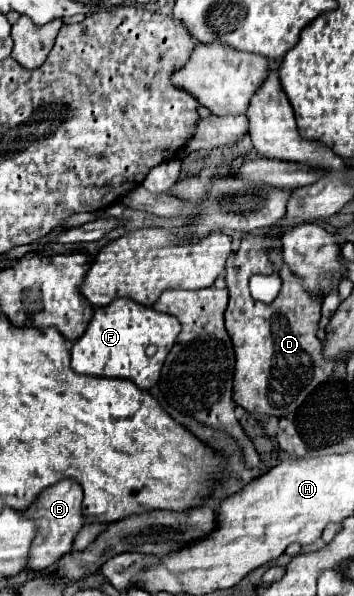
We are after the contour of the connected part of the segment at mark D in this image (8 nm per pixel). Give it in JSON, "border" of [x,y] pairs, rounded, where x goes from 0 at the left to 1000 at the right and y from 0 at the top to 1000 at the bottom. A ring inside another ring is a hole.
{"border":[[[695,396],[678,419],[655,430],[638,450],[638,477],[650,507],[638,517],[638,554],[655,567],[667,591],[661,621],[661,674],[706,695],[780,698],[831,691],[859,678],[870,661],[927,638],[949,607],[921,607],[910,597],[910,570],[898,570],[904,513],[802,443],[785,463],[797,466],[791,493],[768,510],[723,507],[701,490],[701,466],[718,460],[768,460],[774,446],[757,436],[751,413],[768,409],[763,396]]]}

